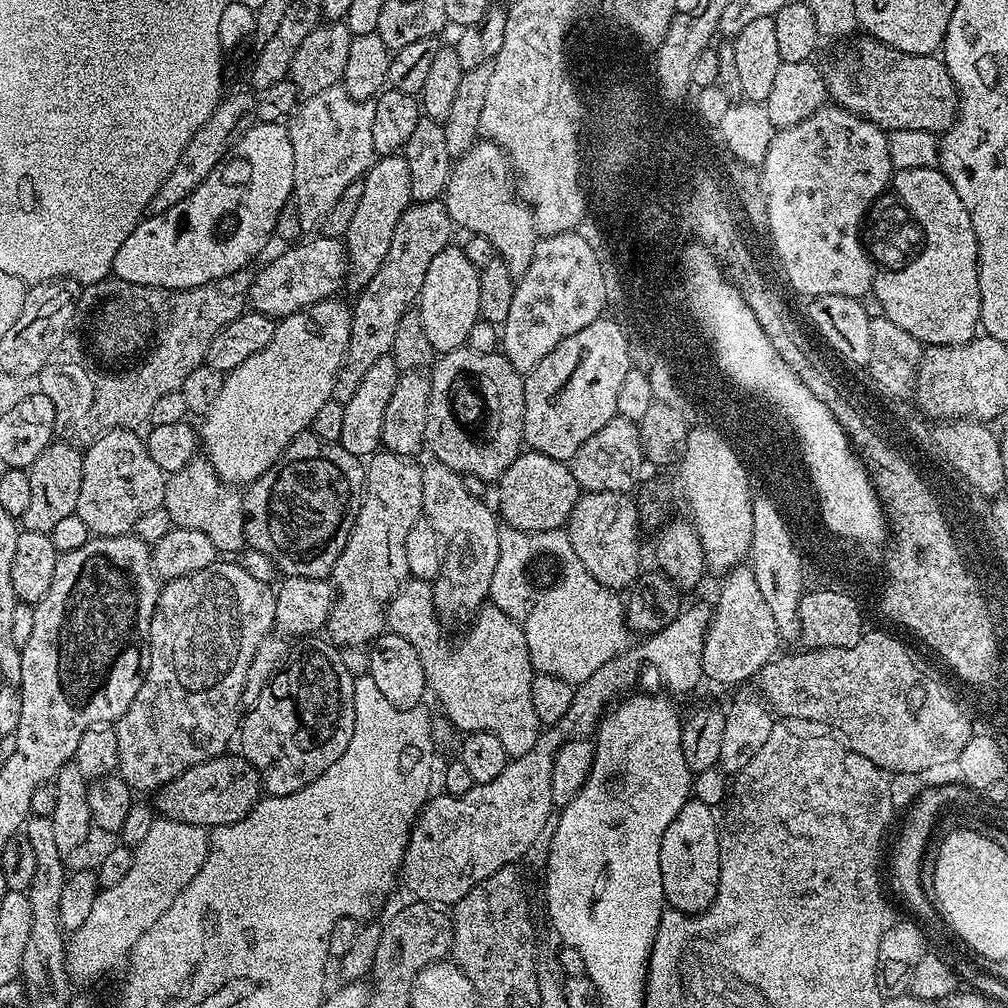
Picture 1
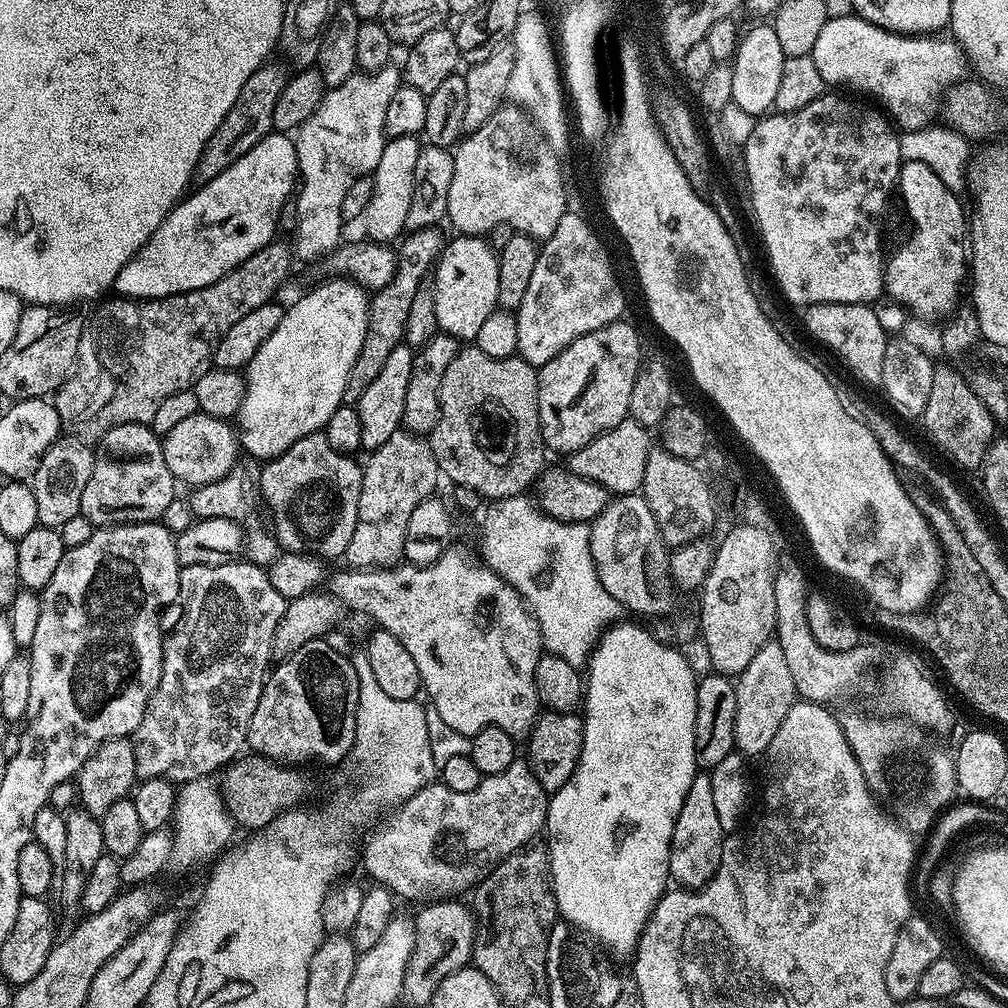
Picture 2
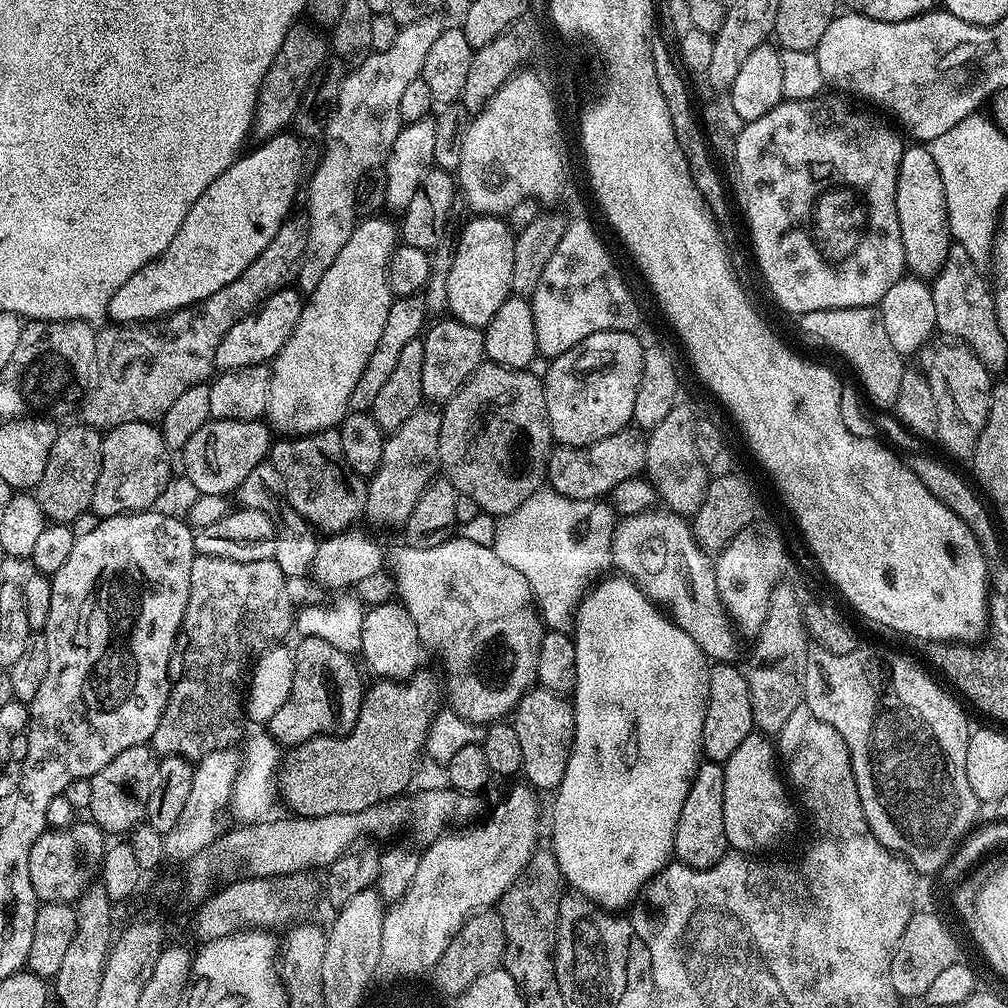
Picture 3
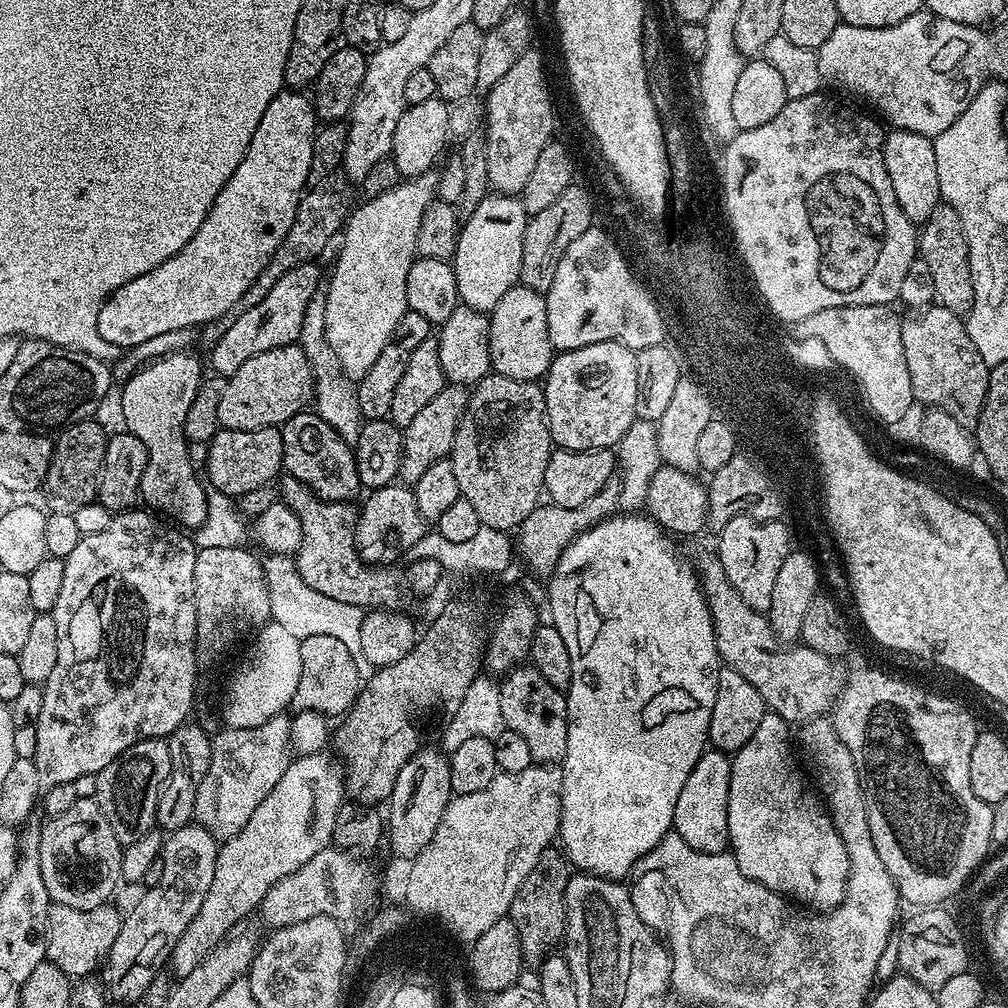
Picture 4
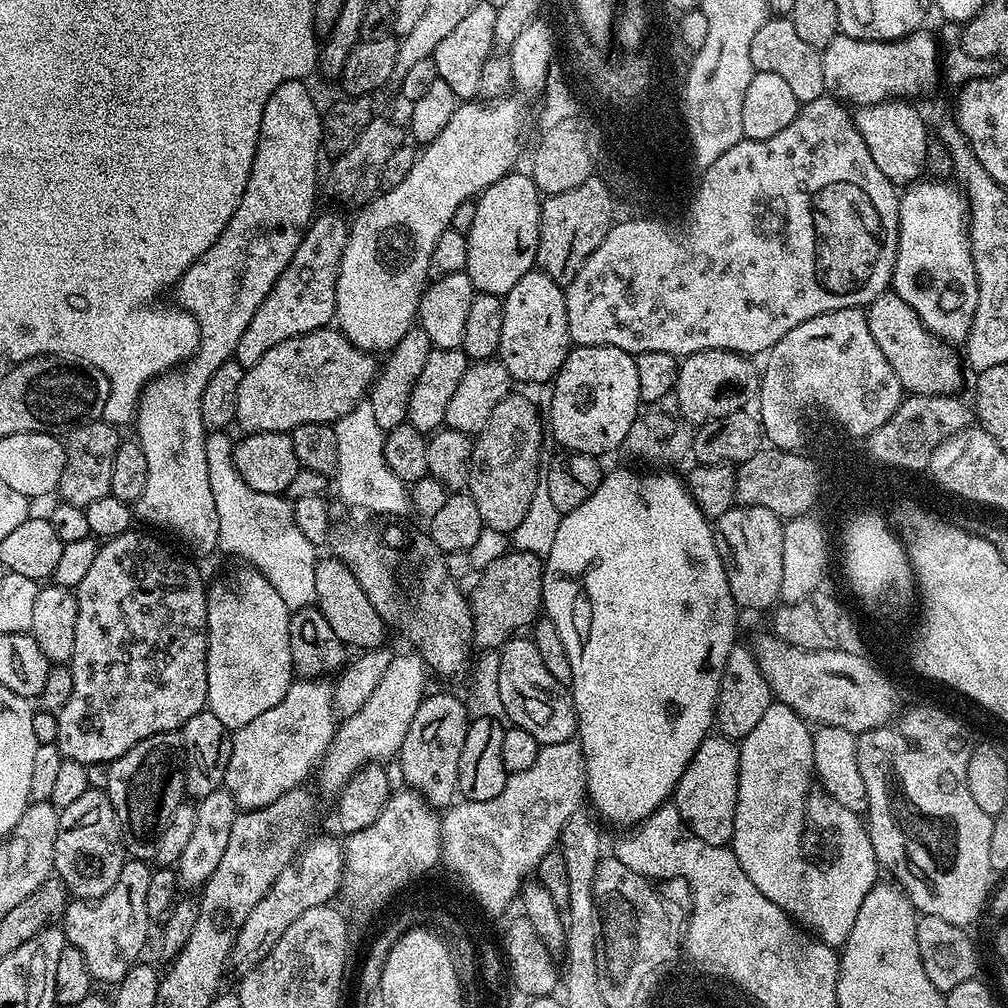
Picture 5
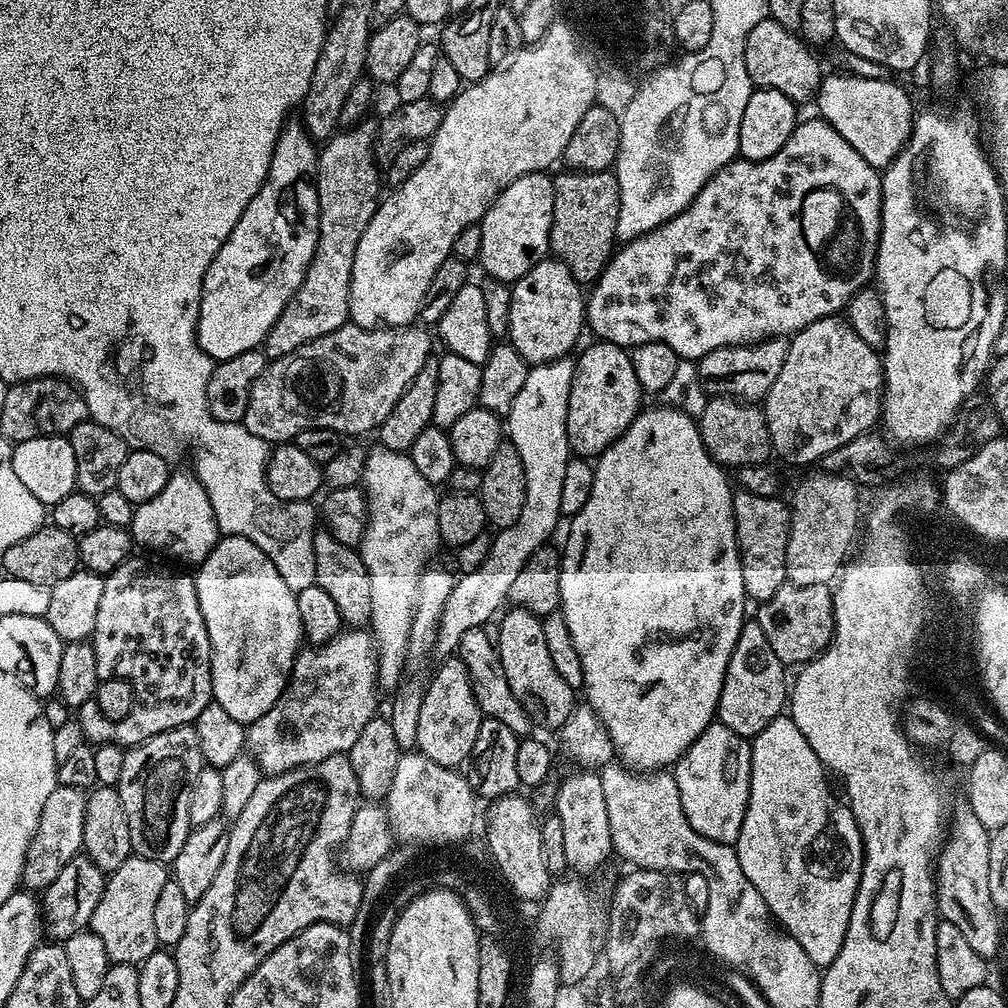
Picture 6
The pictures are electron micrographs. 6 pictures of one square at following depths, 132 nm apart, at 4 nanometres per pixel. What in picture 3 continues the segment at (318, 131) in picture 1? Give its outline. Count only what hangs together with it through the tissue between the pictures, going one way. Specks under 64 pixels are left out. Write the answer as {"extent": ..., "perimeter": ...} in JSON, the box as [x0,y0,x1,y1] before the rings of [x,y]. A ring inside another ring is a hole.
{"extent":[298,14,446,294],"perimeter":[[[433,14],[418,18],[418,22],[400,25],[398,38],[381,52],[371,52],[361,64],[355,65],[345,75],[342,90],[338,94],[336,111],[328,120],[323,137],[324,157],[308,184],[308,241],[304,261],[300,263],[298,288],[301,293],[310,294],[318,290],[318,282],[334,266],[342,246],[350,242],[350,234],[356,229],[356,187],[358,178],[366,170],[383,165],[394,138],[398,138],[402,121],[402,94],[410,82],[420,79],[422,66],[426,66],[426,53],[443,34],[446,21],[443,15]]]}

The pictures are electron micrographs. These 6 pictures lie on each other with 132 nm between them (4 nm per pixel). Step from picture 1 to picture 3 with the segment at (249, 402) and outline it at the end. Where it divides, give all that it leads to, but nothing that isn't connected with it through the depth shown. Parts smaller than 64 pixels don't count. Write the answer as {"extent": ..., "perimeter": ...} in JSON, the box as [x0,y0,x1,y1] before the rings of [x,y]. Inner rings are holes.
{"extent":[267,214,398,434],"perimeter":[[[377,214],[357,223],[334,266],[326,270],[318,290],[307,297],[294,334],[271,361],[271,398],[267,419],[280,434],[307,434],[335,429],[350,409],[350,393],[358,386],[378,338],[386,330],[386,314],[394,299],[388,285],[388,263],[398,247],[398,228]]]}

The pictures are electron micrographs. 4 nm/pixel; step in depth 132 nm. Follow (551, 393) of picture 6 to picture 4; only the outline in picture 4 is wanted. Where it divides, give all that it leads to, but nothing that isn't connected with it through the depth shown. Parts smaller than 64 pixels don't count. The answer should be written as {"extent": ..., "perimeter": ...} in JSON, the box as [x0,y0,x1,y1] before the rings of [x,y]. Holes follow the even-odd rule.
{"extent":[170,751,346,977],"perimeter":[[[323,751],[297,755],[297,760],[295,757],[282,774],[282,778],[278,778],[278,786],[274,786],[274,790],[270,790],[270,794],[266,794],[266,798],[258,802],[258,810],[250,814],[250,822],[242,826],[237,836],[231,836],[219,845],[220,853],[216,859],[214,882],[210,882],[206,902],[202,902],[202,910],[198,910],[194,922],[186,926],[182,938],[178,938],[178,942],[170,949],[170,968],[172,964],[177,977],[190,974],[232,932],[231,928],[243,916],[248,916],[251,912],[253,915],[259,909],[262,898],[266,896],[270,886],[274,886],[274,882],[294,874],[294,870],[306,866],[306,862],[310,862],[314,854],[332,844],[332,831],[336,825],[336,817],[345,803],[346,793],[344,768],[336,765],[326,755]]]}

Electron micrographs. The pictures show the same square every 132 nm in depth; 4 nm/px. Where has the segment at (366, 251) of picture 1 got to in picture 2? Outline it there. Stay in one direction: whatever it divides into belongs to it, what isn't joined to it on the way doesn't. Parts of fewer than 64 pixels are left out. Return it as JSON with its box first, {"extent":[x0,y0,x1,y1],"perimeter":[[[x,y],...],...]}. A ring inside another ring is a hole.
{"extent":[362,136,421,242],"perimeter":[[[394,136],[385,143],[376,171],[371,173],[374,194],[370,194],[370,206],[366,206],[362,217],[369,241],[392,242],[405,231],[410,197],[414,195],[414,165],[418,163],[421,147],[421,141],[414,136]]]}

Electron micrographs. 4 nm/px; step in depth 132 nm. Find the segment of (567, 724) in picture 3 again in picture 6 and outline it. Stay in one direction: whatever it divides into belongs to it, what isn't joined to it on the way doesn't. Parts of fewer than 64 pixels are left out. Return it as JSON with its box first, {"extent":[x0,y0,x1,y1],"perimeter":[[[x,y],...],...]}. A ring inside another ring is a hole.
{"extent":[495,606,577,729],"perimeter":[[[523,606],[510,608],[499,617],[498,640],[495,642],[496,649],[500,651],[502,670],[506,670],[506,680],[514,690],[514,698],[518,698],[518,702],[533,722],[539,727],[541,724],[544,728],[563,729],[573,708],[577,707],[577,693],[570,686],[566,686],[564,679],[558,675],[553,659],[550,658],[543,619]]]}

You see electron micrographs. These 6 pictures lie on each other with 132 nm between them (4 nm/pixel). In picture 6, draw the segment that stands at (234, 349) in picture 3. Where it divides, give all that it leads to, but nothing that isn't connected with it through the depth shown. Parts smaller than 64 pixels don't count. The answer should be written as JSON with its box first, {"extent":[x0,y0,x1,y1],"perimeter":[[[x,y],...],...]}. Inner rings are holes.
{"extent":[262,122,382,356],"perimeter":[[[361,122],[337,131],[331,140],[319,149],[316,161],[316,189],[318,190],[318,210],[320,225],[318,226],[318,246],[314,250],[314,258],[306,270],[306,278],[302,278],[302,286],[290,298],[286,310],[274,322],[270,334],[262,345],[264,355],[280,352],[283,356],[306,346],[306,342],[314,342],[314,338],[322,338],[322,334],[330,334],[342,325],[349,323],[348,303],[350,302],[350,278],[354,270],[355,251],[358,242],[362,242],[362,234],[366,226],[370,226],[370,218],[374,218],[376,207],[382,199],[382,172],[378,167],[374,145],[378,135],[375,123]]]}

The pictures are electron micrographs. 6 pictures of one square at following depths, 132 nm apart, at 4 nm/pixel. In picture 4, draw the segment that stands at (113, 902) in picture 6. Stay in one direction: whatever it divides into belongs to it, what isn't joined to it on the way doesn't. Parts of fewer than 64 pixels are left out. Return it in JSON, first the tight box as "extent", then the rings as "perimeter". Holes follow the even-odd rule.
{"extent":[47,904,122,978],"perimeter":[[[52,904],[48,909],[47,963],[58,966],[70,978],[88,978],[108,959],[114,938],[118,938],[122,912],[113,906],[94,910],[74,910],[74,906]]]}

